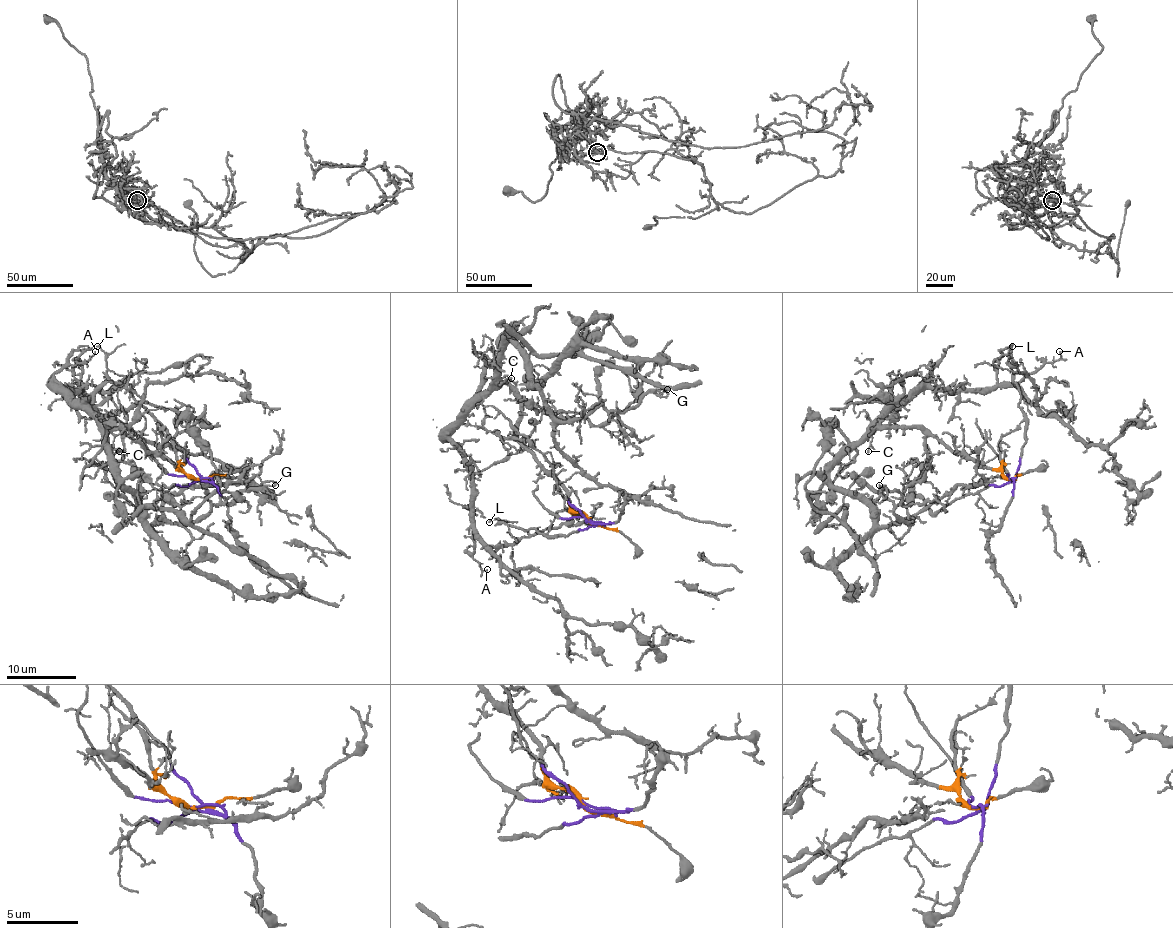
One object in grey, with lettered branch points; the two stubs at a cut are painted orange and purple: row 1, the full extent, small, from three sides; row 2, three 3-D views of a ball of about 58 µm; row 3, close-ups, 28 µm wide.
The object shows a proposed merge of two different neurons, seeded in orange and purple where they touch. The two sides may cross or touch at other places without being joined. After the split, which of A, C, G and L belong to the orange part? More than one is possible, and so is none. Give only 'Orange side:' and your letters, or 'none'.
Orange side: A, C, G

